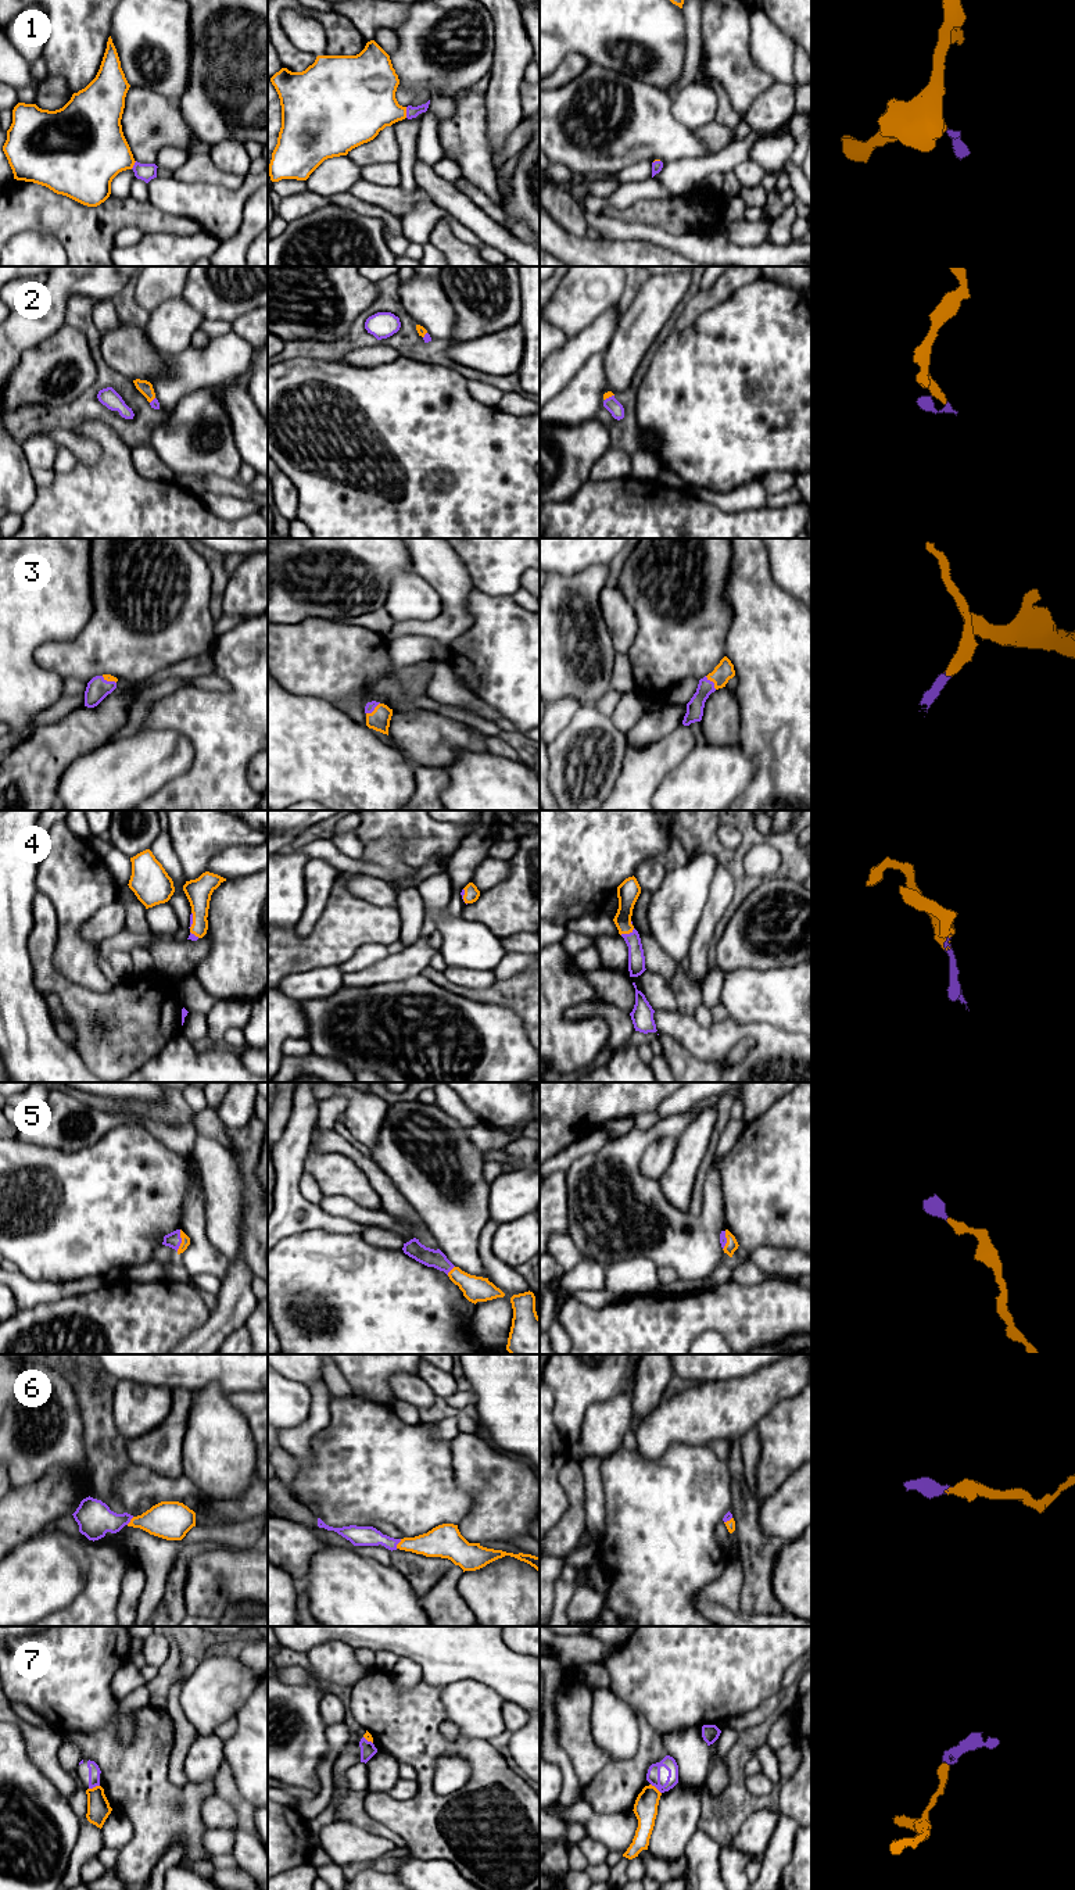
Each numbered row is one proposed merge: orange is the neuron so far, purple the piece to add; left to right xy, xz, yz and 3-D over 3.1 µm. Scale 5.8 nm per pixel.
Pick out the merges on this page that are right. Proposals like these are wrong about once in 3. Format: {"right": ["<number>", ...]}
{"right": ["1", "2", "3", "4", "5", "6"]}

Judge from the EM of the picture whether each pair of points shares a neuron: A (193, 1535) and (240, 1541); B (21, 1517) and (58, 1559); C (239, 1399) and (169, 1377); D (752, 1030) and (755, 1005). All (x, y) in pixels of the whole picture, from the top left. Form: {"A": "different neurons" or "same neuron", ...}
{"A": "same neuron", "B": "different neurons", "C": "different neurons", "D": "different neurons"}

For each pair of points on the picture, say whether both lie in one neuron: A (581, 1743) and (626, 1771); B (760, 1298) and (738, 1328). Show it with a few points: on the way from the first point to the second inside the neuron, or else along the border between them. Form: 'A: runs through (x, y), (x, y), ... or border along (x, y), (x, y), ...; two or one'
A: border along (612, 1761), (588, 1785); two
B: runs through (760, 1305), (745, 1321); one

